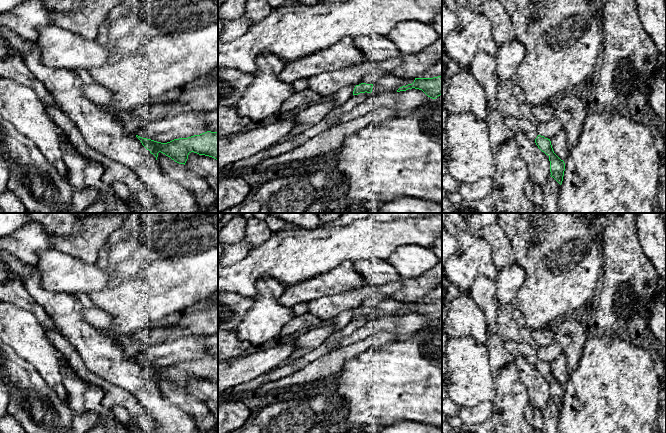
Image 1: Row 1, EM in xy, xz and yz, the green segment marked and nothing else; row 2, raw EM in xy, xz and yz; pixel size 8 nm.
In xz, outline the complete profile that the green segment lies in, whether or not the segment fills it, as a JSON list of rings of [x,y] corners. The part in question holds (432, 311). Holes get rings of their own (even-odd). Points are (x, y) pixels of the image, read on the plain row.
[[[442,299],[433,302],[415,302],[412,308],[400,311],[397,316],[412,312],[422,314],[428,321],[436,323],[442,319]]]

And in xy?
[[[207,355],[200,359],[174,363],[167,367],[142,362],[138,359],[136,359],[136,361],[141,365],[142,369],[156,381],[156,384],[159,376],[170,381],[175,386],[184,389],[191,376],[218,384],[218,355]]]

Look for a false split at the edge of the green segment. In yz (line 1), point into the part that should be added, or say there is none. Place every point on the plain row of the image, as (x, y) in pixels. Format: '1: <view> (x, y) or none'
1: none

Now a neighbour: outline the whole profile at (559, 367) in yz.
[[[561,354],[553,362],[550,363],[554,377],[563,385],[565,385],[571,375],[571,371],[567,366],[567,358]]]

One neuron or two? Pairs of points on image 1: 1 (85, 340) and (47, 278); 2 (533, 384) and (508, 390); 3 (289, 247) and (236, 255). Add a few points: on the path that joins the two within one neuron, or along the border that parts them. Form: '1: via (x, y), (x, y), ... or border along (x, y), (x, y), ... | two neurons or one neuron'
1: border along (37, 276), (44, 288), (71, 294) | two neurons
2: border along (514, 365), (520, 381), (527, 390), (530, 403) | two neurons
3: border along (249, 249), (242, 258), (228, 265) | two neurons

